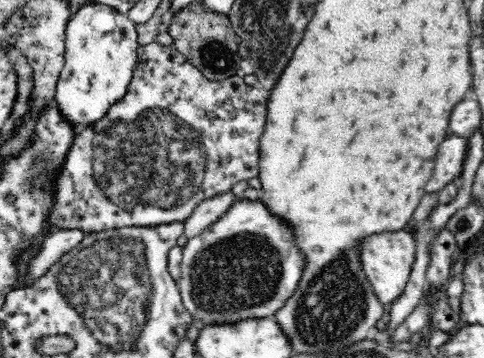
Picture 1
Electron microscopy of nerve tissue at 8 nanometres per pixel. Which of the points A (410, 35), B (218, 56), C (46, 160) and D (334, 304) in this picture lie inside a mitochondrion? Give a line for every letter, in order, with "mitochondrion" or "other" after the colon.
A: other
B: mitochondrion
C: mitochondrion
D: mitochondrion

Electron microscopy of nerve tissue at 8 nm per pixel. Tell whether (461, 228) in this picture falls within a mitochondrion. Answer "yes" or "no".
yes

